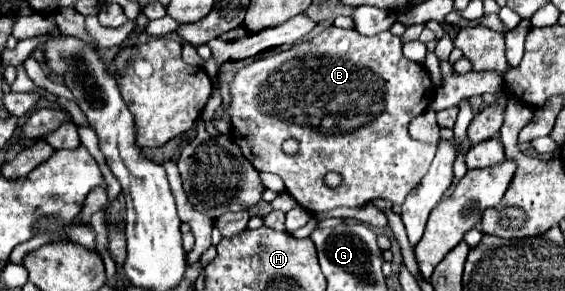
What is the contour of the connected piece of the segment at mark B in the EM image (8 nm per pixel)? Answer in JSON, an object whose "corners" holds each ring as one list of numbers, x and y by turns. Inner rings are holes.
{"corners":[[329,27,313,39,253,61,239,69,231,83,231,103,227,113,231,117,233,143,237,143,245,159,257,171,279,175,289,195,311,213,335,207,363,207,377,197,403,205,409,191,415,189,427,173,437,145,415,141,407,133,409,121,429,107,433,81,419,63,405,59,401,49,401,39,391,31,365,37,355,29],[287,139,299,143,295,155,283,151,283,141],[331,171,339,173,343,179,335,189,325,183,325,175]]}

